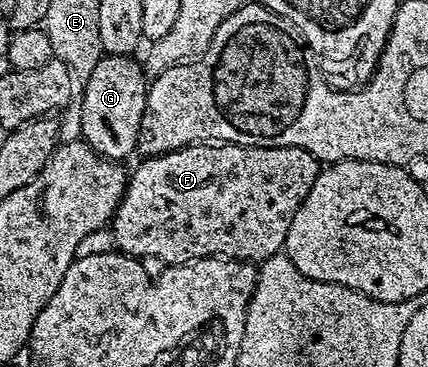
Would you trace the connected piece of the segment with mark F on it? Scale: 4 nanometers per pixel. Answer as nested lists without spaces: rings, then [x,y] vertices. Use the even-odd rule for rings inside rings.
[[[206,141],[189,147],[181,147],[178,151],[166,151],[163,155],[151,155],[141,161],[143,163],[134,172],[132,170],[129,172],[126,180],[126,192],[123,193],[122,200],[119,201],[118,208],[113,213],[108,231],[114,234],[115,244],[113,243],[113,246],[121,254],[131,257],[147,255],[150,259],[159,259],[162,265],[191,263],[194,259],[213,259],[215,257],[239,261],[261,261],[279,254],[286,246],[292,217],[296,217],[296,209],[300,209],[304,197],[308,197],[308,189],[312,189],[320,170],[319,160],[302,147],[242,147],[239,143],[211,145]]]

